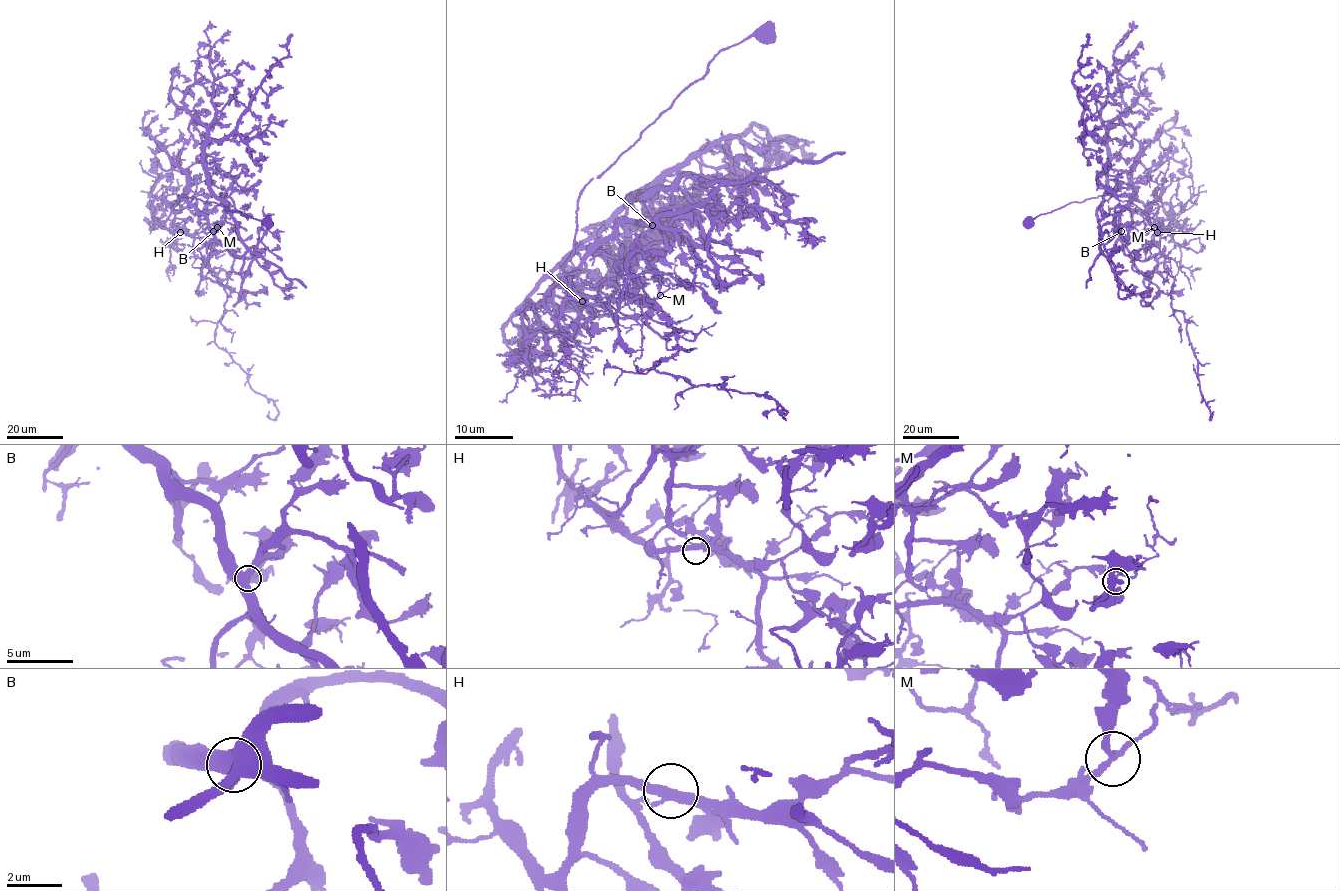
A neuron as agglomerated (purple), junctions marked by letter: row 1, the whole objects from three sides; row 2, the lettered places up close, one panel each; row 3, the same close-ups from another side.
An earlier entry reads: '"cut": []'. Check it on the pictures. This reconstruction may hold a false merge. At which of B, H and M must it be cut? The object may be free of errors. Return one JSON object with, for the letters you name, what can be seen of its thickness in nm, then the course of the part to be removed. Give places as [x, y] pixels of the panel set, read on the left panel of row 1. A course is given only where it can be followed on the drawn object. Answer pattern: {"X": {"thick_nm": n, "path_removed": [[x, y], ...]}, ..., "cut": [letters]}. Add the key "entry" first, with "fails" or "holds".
{"entry": "fails", "M": {"thick_nm": 170, "path_removed": [[218, 227], [209, 224], [193, 235], [193, 252], [227, 294], [215, 342], [278, 414], [271, 419], [269, 411]]}, "cut": ["M"]}

